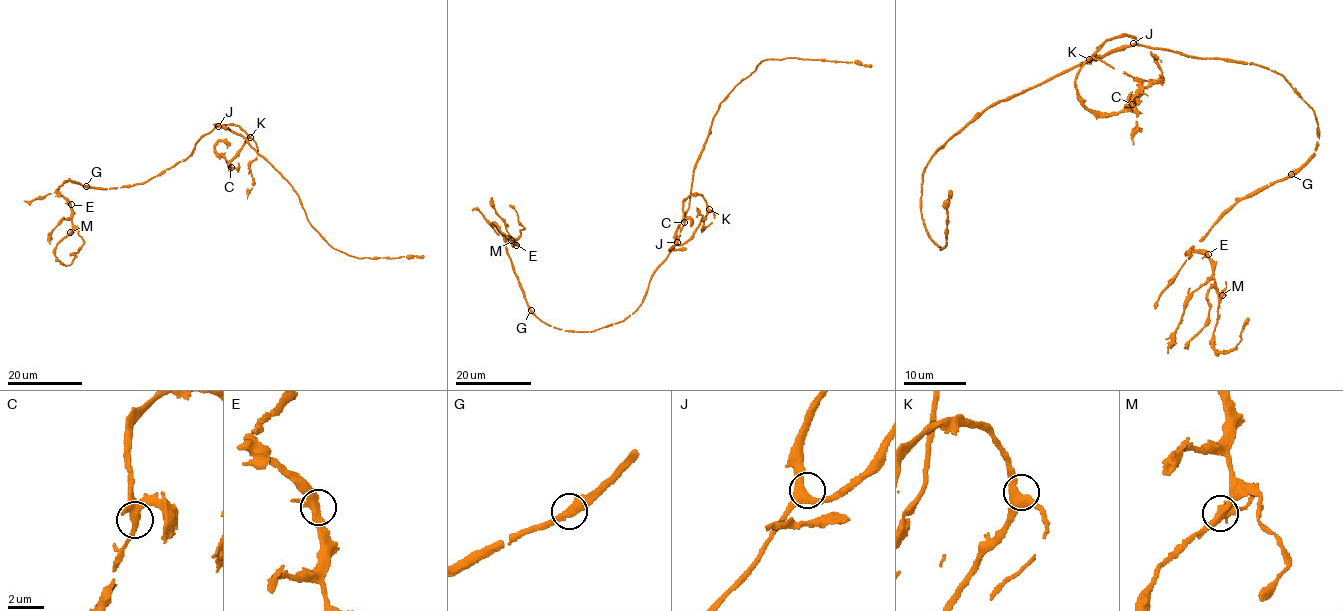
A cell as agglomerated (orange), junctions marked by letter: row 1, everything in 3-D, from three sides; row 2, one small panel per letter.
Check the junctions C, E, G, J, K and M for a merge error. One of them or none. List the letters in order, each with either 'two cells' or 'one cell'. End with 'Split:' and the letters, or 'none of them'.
C: one cell
E: one cell
G: one cell
J: one cell
K: one cell
M: one cell
Split: none of them

